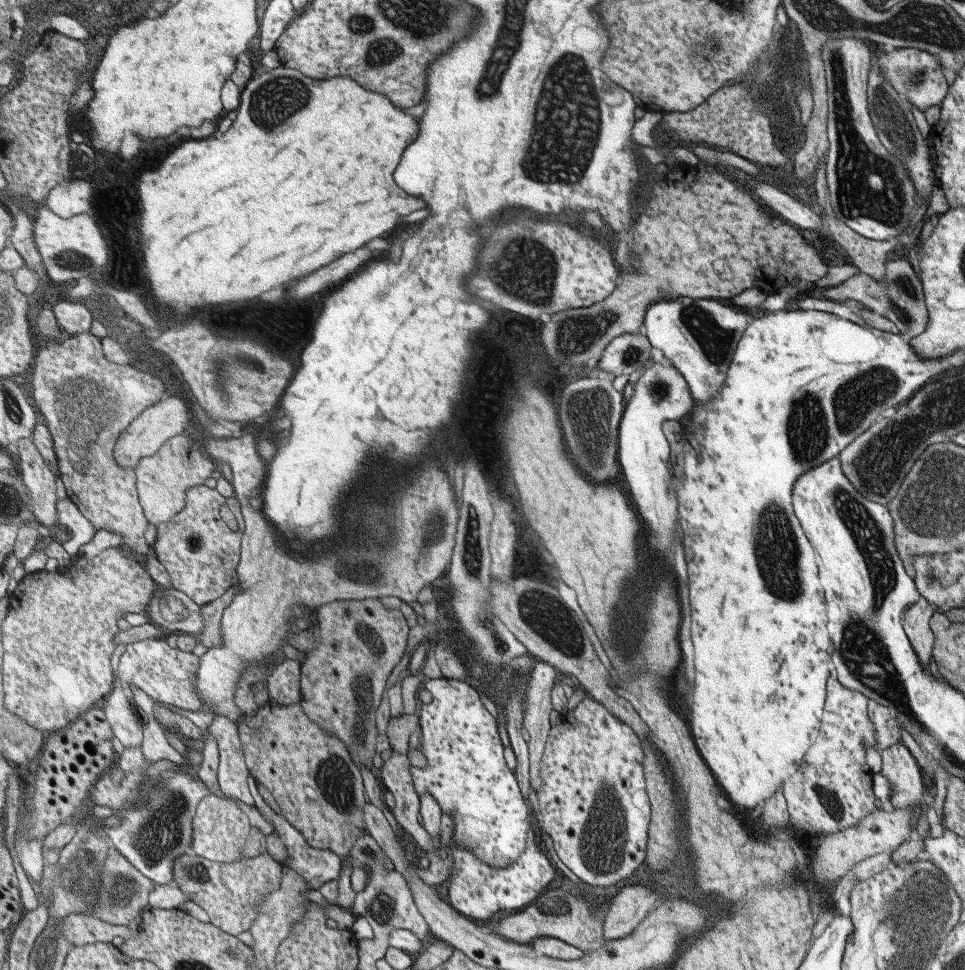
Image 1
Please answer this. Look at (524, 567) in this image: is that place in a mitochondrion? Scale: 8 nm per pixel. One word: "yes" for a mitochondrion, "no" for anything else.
yes

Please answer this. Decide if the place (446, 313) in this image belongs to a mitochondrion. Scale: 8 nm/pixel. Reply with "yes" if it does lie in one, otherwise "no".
no

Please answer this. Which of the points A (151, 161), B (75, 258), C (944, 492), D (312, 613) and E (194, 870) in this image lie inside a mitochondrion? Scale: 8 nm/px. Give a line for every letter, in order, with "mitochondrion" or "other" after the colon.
A: other
B: mitochondrion
C: mitochondrion
D: other
E: mitochondrion

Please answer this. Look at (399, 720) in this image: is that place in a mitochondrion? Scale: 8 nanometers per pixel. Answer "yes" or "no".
no

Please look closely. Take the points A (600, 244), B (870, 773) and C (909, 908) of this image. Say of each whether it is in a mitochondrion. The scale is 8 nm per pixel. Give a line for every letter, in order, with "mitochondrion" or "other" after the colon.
A: other
B: other
C: mitochondrion

